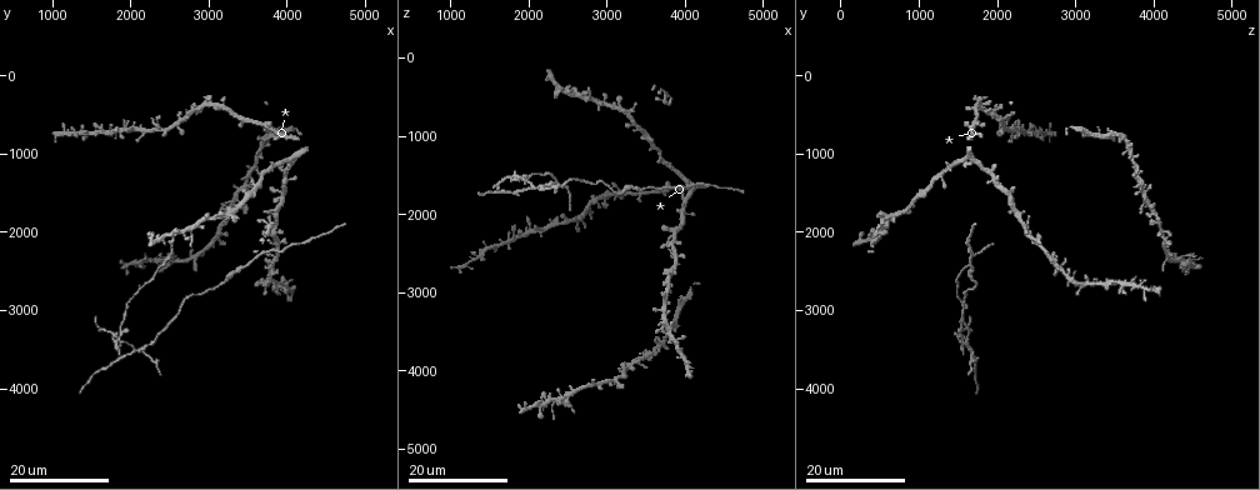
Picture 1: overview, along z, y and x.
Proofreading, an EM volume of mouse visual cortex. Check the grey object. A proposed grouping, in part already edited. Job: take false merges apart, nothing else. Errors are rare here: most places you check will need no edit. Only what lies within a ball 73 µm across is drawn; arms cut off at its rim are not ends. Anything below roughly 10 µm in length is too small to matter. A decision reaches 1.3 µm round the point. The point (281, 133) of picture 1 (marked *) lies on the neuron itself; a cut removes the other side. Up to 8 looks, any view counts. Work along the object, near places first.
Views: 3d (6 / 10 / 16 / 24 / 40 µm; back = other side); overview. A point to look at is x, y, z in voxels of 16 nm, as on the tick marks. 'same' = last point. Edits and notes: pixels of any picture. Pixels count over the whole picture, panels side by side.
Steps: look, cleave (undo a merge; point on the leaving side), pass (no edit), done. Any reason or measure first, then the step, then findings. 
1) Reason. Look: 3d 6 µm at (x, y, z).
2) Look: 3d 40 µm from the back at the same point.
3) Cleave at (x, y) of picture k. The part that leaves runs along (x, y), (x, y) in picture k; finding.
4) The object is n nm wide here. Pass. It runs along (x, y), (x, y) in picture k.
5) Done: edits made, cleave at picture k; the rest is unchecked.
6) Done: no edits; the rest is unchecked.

Thick turns thin. Look: 3d 24 µm at (3450, 2400, 1650).

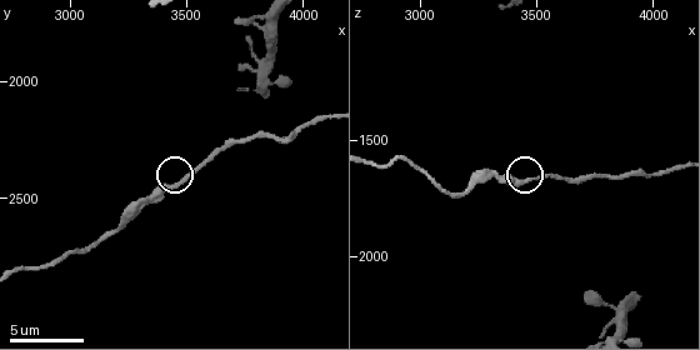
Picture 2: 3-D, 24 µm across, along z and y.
Zoom in. Look: 3d 6 µm at (3460, 2440, 1680).

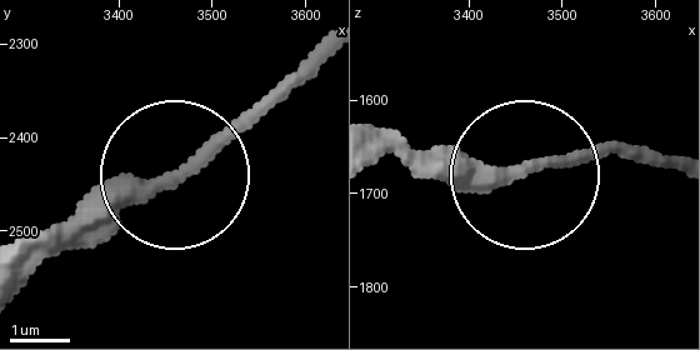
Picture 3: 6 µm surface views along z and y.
Pass. Continuous, no second neuron.

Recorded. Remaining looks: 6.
Three arms meet. Look: 3d 24 µm at (3850, 1700, 2200).

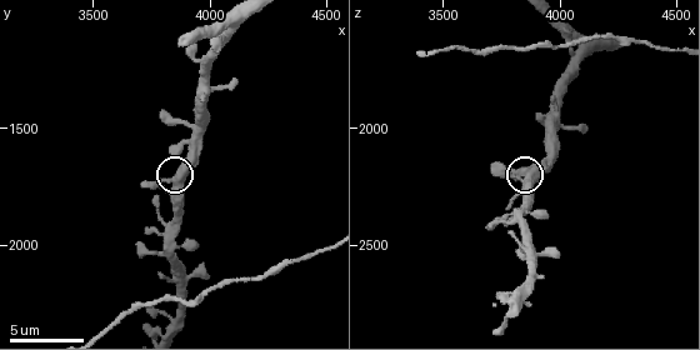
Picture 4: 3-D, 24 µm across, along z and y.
Look: 3d 6 µm at (3850, 1720, 2220).

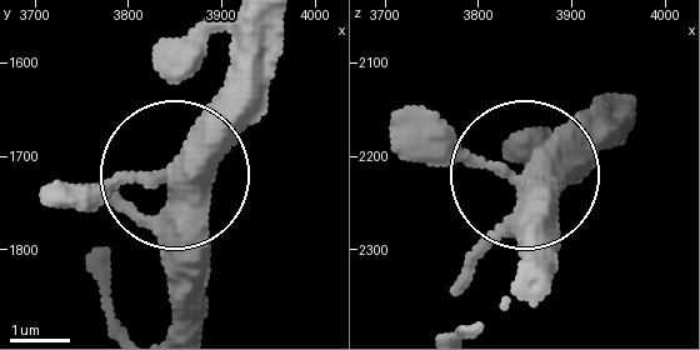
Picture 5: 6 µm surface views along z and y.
Pass. One neuron here.

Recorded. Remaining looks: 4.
Thin arm on a thick one. Look: 3d 24 µm at (3250, 1800, 650).

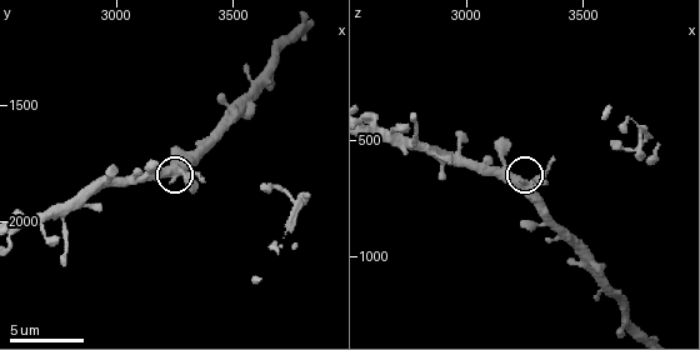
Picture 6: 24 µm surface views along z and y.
Look: 3d 6 µm at (3280, 1790, 690).

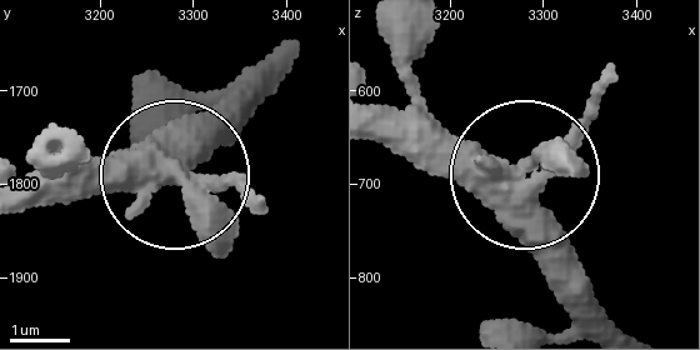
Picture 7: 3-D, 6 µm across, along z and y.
4 arms meet here. Pass. All the same neuron.

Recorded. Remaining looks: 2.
Branch point. Look: 3d 16 µm at (2050, 3550, 1650).

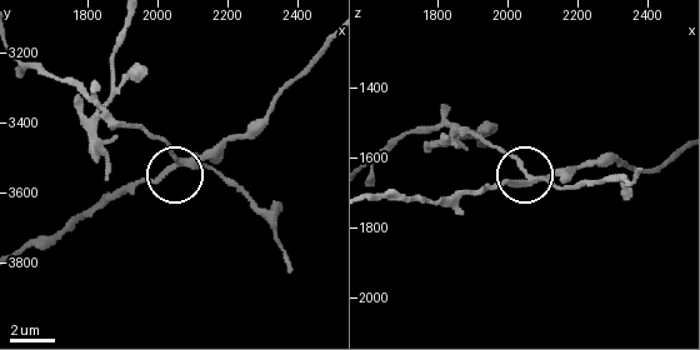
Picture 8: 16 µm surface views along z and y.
Look: 3d 6 µm at (2050, 3520, 1670).

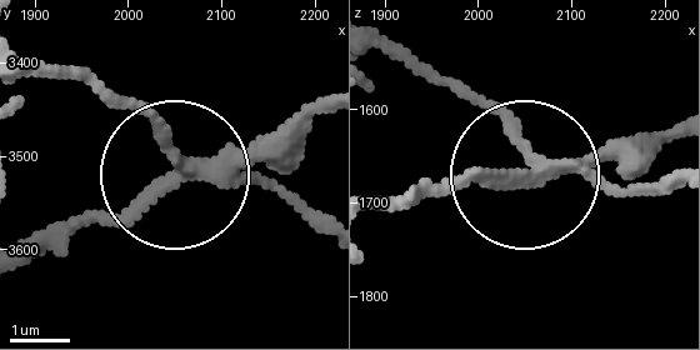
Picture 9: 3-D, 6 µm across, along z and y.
Cleave at (289, 195) of picture 9. The part that leaves runs along (205, 176), (75, 76), (31, 61) in picture 9; a second neuron is stuck on.

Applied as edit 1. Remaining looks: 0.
Done: edits made, cleave at picture 9; the rest is unchecked.

